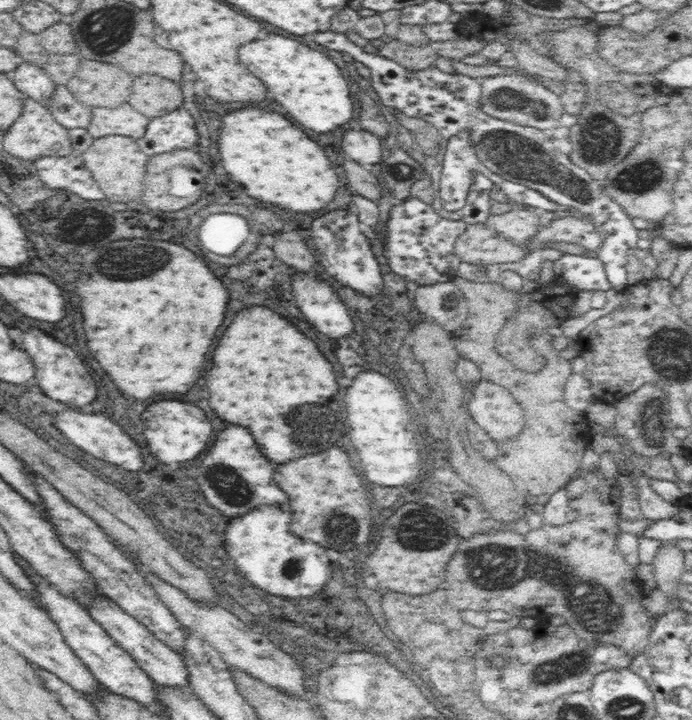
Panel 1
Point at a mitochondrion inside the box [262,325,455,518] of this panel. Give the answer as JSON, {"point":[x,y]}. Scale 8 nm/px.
{"point":[317,419]}

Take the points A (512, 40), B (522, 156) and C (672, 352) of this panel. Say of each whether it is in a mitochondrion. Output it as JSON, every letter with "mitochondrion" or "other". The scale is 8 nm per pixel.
{"A":"other","B":"mitochondrion","C":"mitochondrion"}

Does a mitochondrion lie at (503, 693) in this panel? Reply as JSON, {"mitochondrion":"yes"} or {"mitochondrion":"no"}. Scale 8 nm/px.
{"mitochondrion":"no"}

